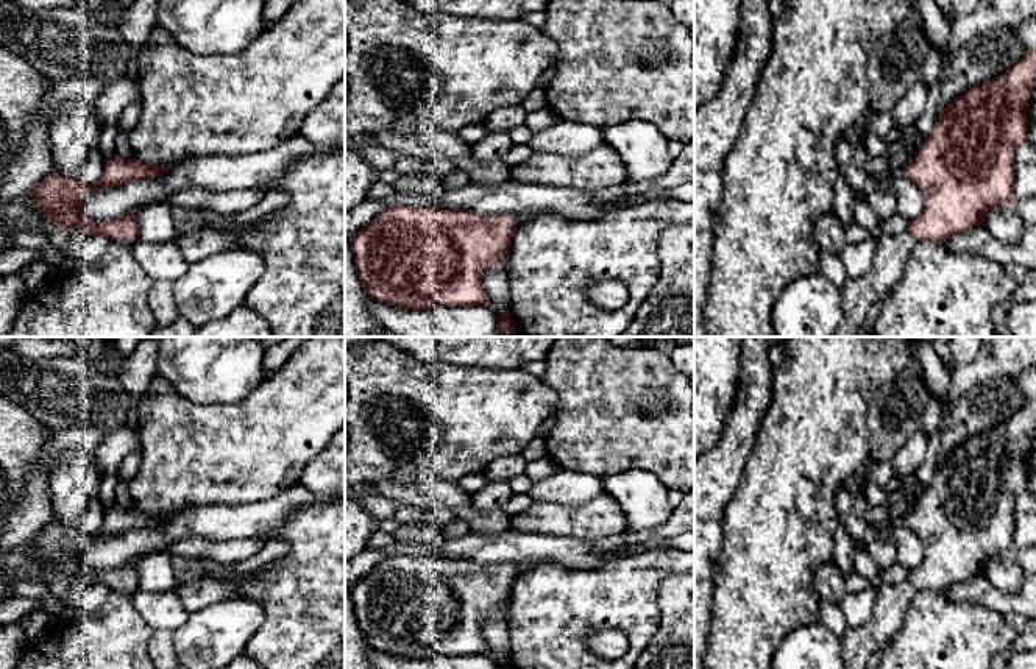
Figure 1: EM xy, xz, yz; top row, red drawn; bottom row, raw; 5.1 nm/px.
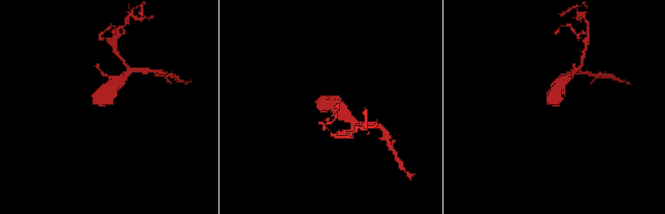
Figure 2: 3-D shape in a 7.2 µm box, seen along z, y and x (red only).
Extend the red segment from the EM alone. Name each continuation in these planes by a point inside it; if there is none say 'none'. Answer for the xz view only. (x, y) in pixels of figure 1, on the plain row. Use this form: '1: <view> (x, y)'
none

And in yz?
1: yz (891, 604)

